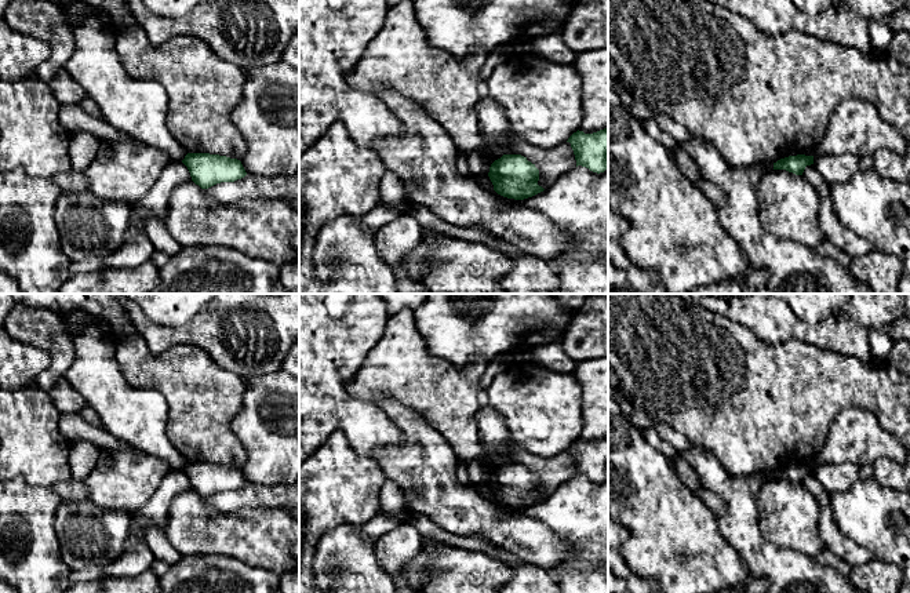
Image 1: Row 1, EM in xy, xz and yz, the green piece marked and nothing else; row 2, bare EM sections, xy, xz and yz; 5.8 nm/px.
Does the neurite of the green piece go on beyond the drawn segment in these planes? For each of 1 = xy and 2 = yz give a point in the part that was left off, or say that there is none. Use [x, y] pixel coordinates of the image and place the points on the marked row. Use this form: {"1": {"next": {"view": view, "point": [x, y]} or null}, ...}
{"1": {"next": null}, "2": {"next": null}}

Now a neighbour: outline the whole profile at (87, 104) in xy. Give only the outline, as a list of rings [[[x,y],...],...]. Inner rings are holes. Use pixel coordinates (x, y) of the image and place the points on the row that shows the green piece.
[[[88,97],[84,98],[83,101],[79,102],[79,105],[91,117],[103,119],[99,106],[91,98]]]

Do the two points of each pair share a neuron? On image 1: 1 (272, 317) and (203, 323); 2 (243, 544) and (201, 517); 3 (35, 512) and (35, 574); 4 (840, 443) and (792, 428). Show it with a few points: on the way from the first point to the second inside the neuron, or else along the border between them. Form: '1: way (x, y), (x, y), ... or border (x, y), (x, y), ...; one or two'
1: way (255, 323), (219, 323); one
2: way (233, 534), (218, 534), (211, 527); one
3: way (35, 527), (35, 559); one
4: border (841, 410), (816, 457); two

